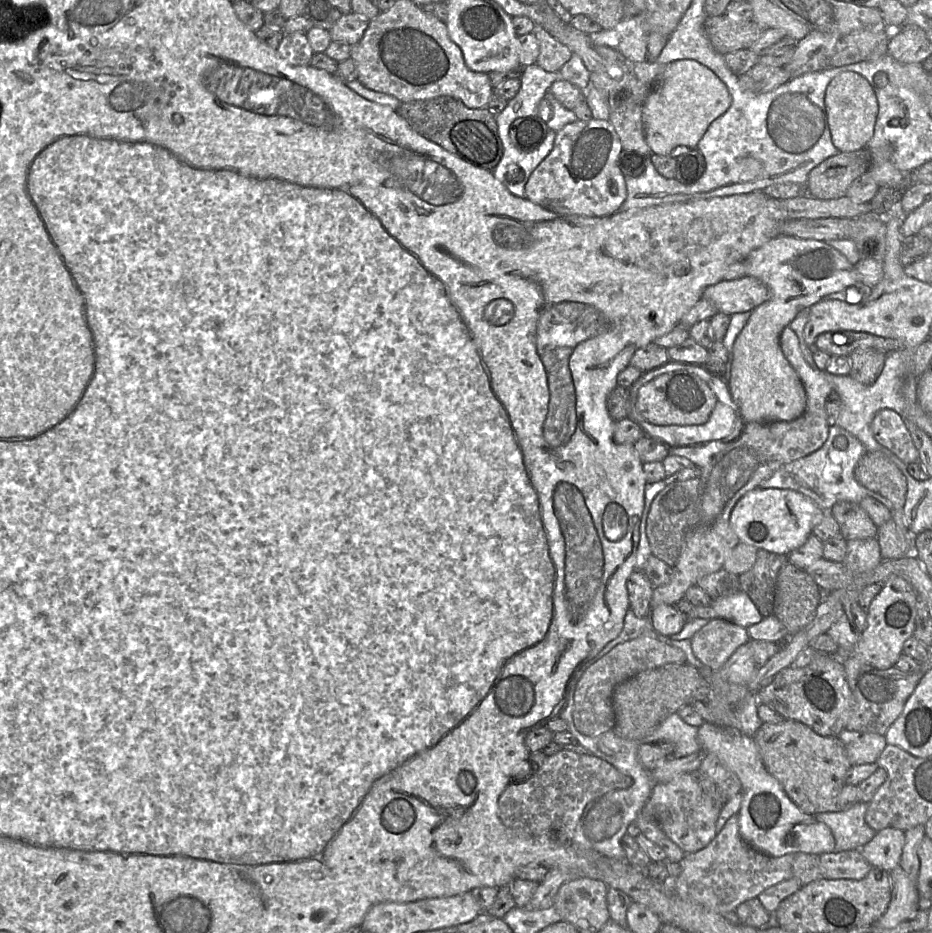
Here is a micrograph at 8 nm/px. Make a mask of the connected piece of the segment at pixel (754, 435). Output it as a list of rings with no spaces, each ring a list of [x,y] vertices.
[[[790,327],[783,329],[780,347],[803,383],[807,398],[806,409],[793,421],[748,423],[737,441],[729,443],[706,467],[701,468],[698,499],[690,516],[680,555],[673,566],[672,578],[667,584],[653,589],[651,609],[660,604],[675,605],[699,579],[723,568],[725,558],[740,542],[730,524],[730,514],[736,502],[784,464],[820,449],[828,438],[830,426],[827,421],[826,401],[834,391],[826,377],[828,372],[812,368],[806,362],[800,350],[799,339]]]

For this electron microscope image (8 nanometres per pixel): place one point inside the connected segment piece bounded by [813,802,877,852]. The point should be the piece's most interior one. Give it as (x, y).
(849, 828)

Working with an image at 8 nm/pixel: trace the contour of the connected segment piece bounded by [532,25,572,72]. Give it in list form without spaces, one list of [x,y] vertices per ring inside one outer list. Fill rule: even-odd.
[[[534,25],[532,31],[539,42],[539,55],[536,64],[547,72],[558,72],[569,61],[572,52],[552,37],[543,27]]]

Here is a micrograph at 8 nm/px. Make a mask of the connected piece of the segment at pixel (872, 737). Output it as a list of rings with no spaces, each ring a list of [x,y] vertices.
[[[844,729],[837,737],[844,745],[847,757],[852,766],[876,763],[887,746],[885,735],[876,733],[857,732]]]

